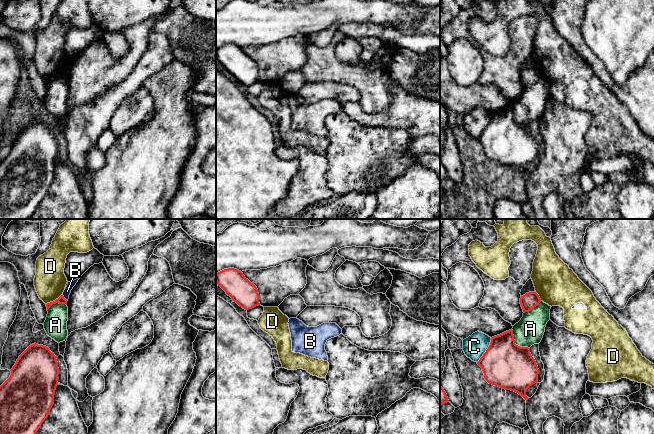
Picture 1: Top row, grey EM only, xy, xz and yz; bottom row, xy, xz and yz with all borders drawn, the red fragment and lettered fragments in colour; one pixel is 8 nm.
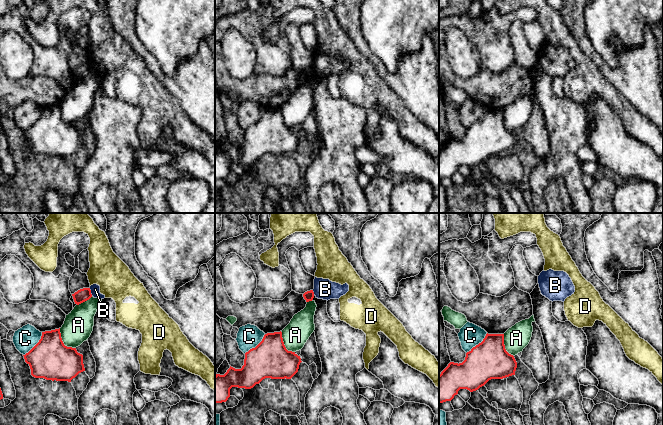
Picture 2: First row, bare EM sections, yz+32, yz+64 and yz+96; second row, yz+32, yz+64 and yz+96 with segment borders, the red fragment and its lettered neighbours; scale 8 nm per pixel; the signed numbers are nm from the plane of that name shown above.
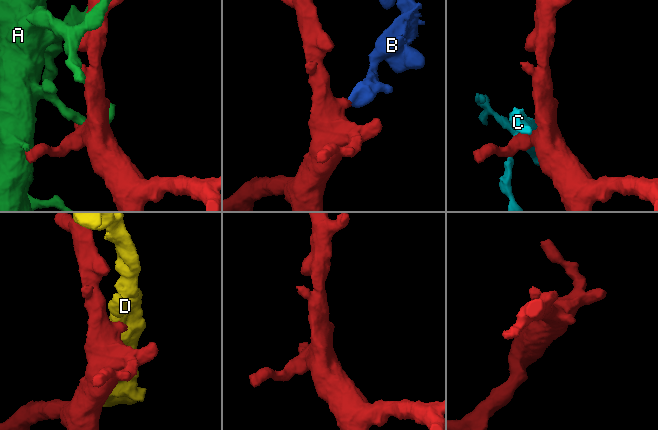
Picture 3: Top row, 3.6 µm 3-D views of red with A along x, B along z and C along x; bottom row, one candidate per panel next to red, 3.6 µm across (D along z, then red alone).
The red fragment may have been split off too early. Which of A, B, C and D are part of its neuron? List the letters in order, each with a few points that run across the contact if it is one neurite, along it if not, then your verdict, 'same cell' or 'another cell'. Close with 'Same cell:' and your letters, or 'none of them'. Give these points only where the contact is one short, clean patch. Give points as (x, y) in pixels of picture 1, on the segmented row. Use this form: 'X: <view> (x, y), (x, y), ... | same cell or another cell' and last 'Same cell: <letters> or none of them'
A: another cell
B: xy (62, 295), (67, 300) | another cell
C: another cell
D: another cell
Same cell: none of them

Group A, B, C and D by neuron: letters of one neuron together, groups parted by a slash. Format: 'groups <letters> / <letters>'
groups A / B / C / D

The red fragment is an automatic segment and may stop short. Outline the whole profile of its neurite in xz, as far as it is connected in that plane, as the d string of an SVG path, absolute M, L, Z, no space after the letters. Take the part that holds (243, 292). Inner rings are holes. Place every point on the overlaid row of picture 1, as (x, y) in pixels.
M224 269L216 274L216 283L243 309L249 310L260 305L257 287L241 271Z

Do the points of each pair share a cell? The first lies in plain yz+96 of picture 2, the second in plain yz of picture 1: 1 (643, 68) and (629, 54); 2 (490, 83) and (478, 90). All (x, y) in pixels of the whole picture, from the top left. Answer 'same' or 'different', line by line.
1: different
2: same

